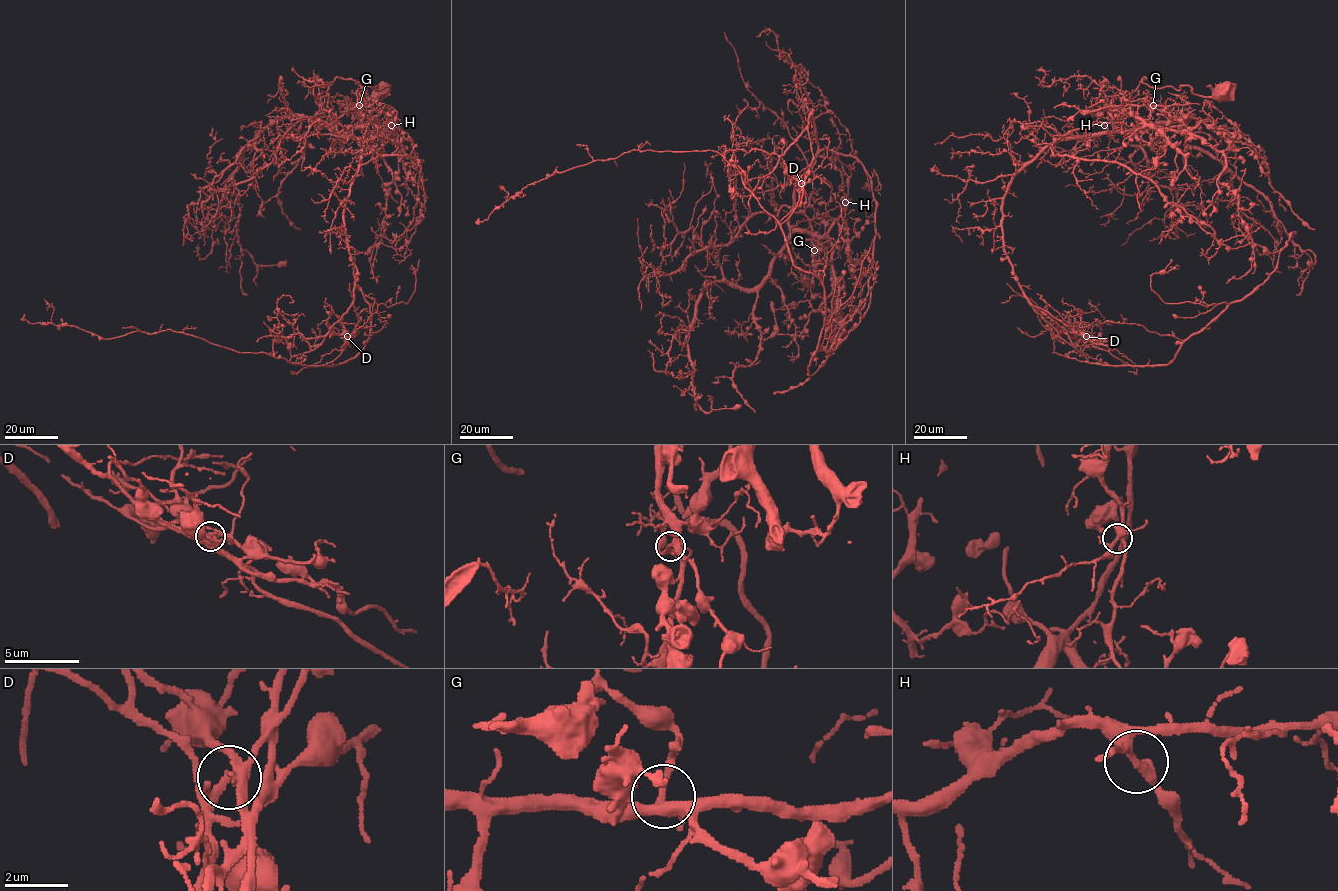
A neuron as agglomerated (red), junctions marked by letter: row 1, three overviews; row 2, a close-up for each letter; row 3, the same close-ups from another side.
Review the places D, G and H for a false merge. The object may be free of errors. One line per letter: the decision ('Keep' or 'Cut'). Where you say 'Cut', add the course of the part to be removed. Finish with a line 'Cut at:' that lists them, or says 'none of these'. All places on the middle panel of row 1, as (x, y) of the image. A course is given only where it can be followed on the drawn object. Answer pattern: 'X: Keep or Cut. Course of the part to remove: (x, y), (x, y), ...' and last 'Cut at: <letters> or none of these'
D: Cut. Course of the part to remove: (801, 183), (780, 225), (792, 263), (824, 288), (809, 376), (868, 308), (876, 273), (862, 286), (862, 275)
G: Keep
H: Keep
Cut at: D

